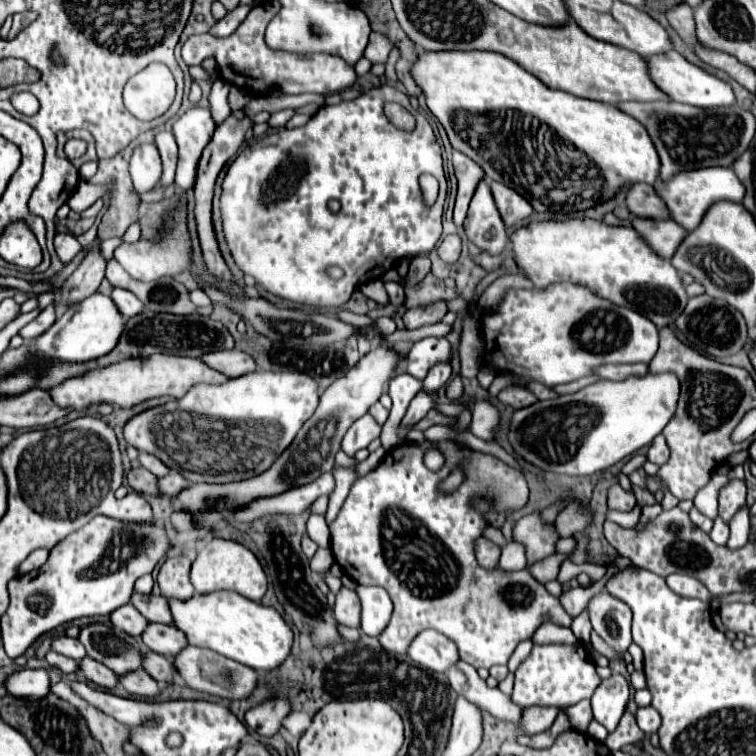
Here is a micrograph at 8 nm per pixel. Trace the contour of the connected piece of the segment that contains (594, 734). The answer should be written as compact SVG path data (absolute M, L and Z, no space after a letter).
M591 720L589 722L589 726L587 726L587 734L591 736L591 738L595 738L595 740L601 740L601 742L605 742L605 738L607 738L607 730L605 730L605 726L601 726L601 724L597 724L595 720Z

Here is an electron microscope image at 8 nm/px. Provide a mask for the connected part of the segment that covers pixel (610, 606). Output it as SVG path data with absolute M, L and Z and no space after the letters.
M599 592L589 602L593 630L617 652L625 652L631 644L631 610L607 592Z

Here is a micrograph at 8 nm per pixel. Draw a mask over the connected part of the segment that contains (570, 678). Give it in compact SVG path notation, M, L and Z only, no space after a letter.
M547 644L533 646L531 654L523 660L523 664L515 672L515 688L513 702L519 706L573 706L583 698L591 698L601 678L595 672L595 664L591 662L585 646L577 644Z

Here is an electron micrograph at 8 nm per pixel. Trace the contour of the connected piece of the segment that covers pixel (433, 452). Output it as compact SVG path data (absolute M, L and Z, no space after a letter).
M429 448L429 450L425 452L425 466L427 466L429 470L437 472L443 464L445 464L445 456L443 456L437 448Z

